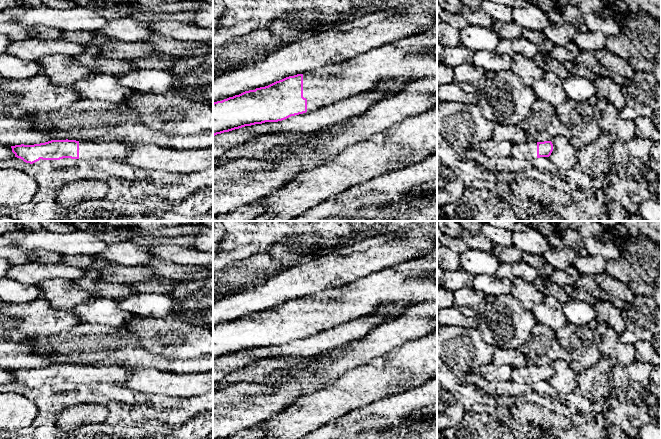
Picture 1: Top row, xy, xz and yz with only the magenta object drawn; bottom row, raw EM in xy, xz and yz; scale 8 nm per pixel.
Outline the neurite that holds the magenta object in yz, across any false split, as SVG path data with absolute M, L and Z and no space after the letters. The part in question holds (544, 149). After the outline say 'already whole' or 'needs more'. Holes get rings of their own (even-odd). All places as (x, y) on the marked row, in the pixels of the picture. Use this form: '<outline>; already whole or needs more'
M528 140L521 144L513 144L512 155L518 159L534 160L540 157L549 157L553 151L551 141L536 142Z; needs more

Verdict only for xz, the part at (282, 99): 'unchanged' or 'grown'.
grown

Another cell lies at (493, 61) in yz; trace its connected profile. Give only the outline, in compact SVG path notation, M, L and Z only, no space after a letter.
M496 50L474 51L472 64L483 68L486 72L509 71L512 67L512 58L507 54L500 54Z

